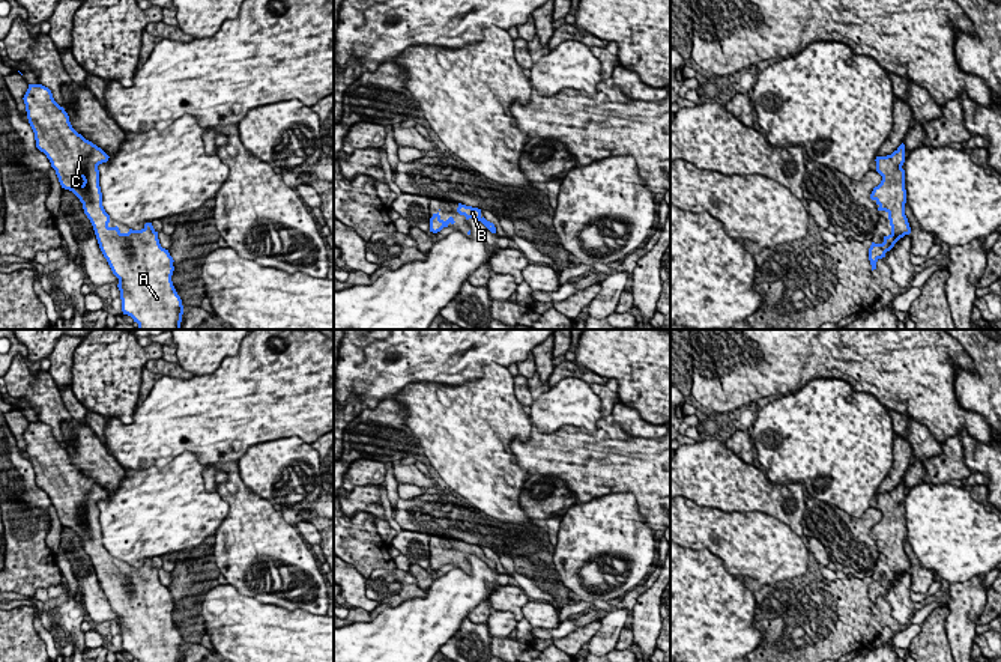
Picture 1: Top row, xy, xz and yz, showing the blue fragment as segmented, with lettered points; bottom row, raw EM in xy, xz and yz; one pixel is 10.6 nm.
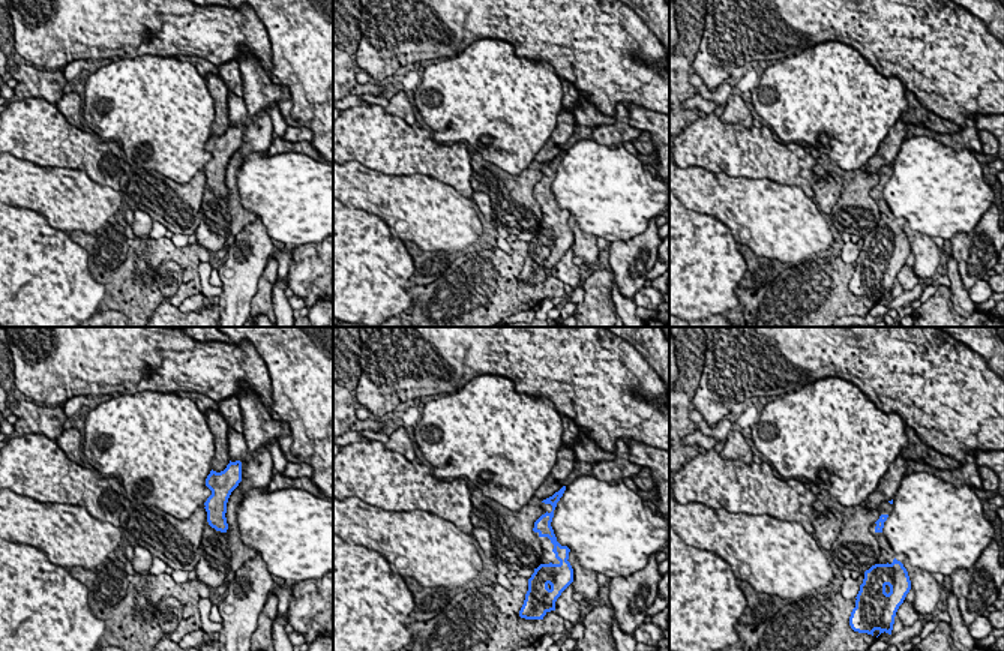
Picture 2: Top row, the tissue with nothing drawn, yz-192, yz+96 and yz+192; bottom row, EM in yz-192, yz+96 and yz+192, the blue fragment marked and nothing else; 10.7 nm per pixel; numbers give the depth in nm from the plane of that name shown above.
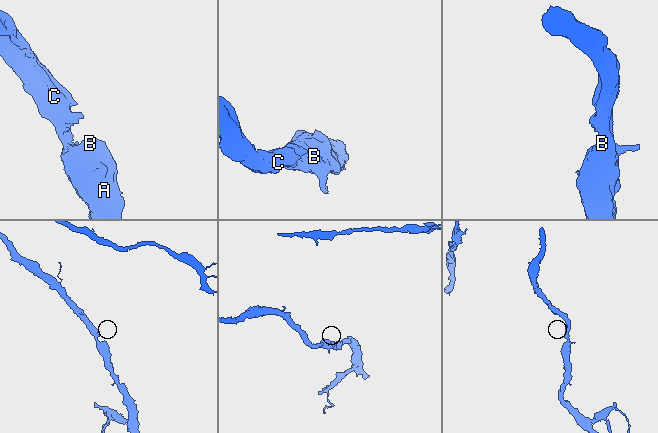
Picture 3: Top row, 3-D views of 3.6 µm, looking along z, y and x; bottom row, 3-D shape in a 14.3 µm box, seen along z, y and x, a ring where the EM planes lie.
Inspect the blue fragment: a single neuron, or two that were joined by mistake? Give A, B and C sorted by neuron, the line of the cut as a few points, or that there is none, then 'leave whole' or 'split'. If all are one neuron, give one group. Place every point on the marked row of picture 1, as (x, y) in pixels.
groups A B C; cut none; leave whole

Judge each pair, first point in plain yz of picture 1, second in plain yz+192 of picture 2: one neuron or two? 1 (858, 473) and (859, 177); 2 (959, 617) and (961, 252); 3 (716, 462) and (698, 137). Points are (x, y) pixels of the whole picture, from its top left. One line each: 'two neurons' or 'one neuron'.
1: two neurons
2: one neuron
3: one neuron

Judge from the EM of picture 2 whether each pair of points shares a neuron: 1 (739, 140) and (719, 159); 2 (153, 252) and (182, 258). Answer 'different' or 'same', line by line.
1: same
2: same

